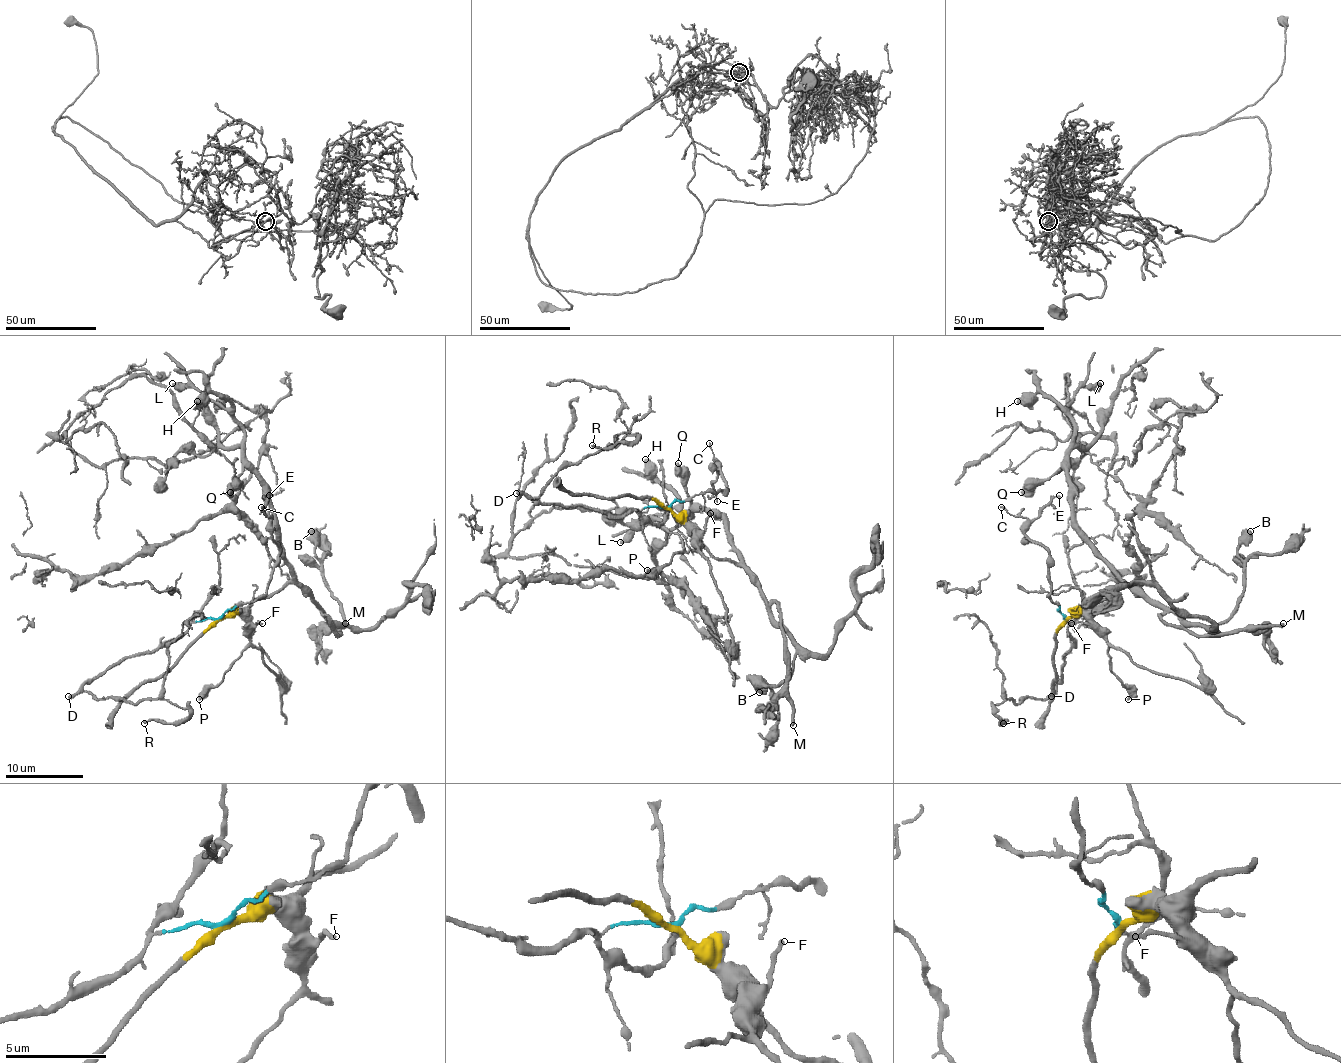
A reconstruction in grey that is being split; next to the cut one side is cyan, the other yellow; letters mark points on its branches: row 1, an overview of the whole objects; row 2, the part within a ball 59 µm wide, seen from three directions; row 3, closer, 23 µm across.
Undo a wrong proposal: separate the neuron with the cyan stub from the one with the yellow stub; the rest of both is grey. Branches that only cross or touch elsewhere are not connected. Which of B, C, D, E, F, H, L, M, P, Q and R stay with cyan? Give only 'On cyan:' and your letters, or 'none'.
On cyan: C, D, E, R

